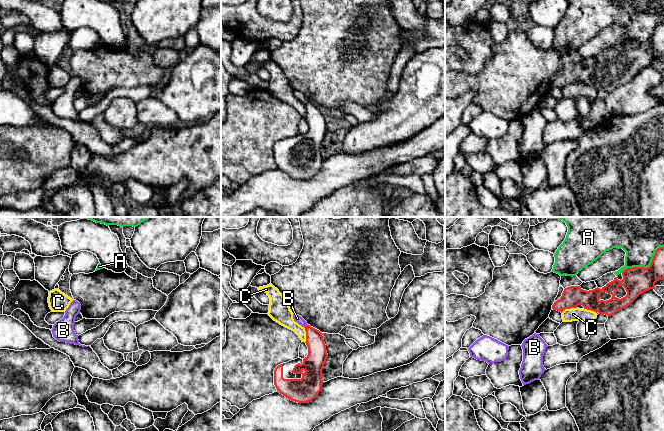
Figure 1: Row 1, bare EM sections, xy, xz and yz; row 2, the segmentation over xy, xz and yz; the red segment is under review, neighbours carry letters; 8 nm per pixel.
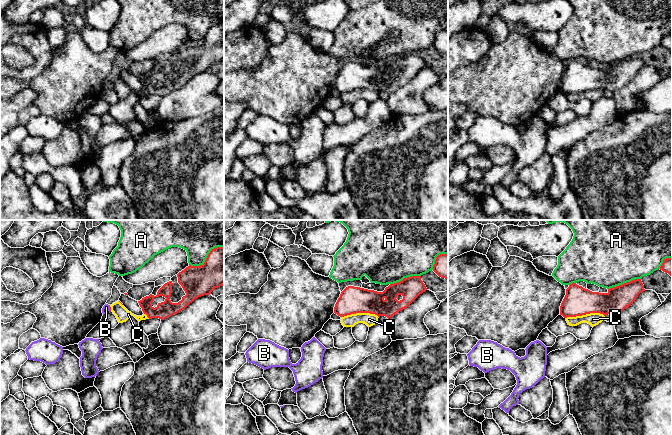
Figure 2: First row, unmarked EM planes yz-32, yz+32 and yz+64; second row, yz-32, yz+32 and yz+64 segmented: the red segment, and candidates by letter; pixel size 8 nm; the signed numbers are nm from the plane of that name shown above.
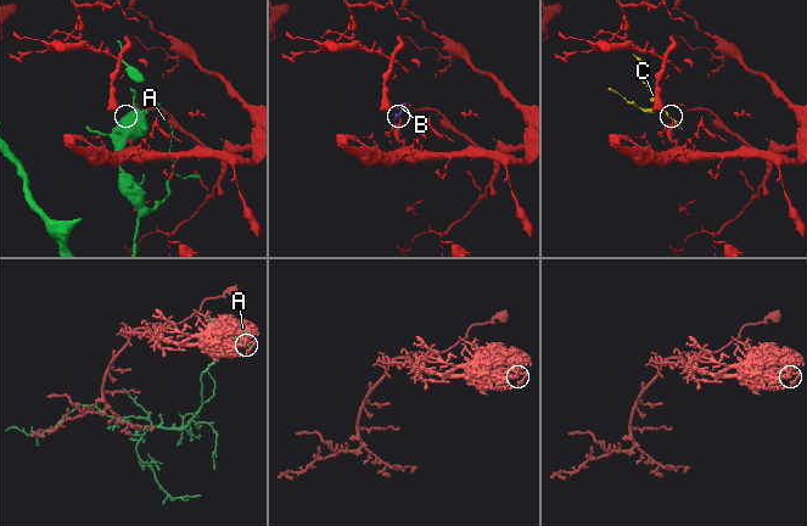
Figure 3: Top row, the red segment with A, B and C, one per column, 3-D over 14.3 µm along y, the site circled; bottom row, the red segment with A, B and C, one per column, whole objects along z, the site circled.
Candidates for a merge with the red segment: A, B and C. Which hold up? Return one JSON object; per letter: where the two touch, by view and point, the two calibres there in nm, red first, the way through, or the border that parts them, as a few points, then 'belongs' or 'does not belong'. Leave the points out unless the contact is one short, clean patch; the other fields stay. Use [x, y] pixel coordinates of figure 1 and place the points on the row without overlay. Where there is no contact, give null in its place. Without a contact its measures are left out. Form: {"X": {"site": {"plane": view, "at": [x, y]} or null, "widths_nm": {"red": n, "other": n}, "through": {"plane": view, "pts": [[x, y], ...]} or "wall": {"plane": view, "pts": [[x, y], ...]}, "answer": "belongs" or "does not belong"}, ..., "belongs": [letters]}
{"A": {"site": {"plane": "yz", "at": [647, 43]}, "widths_nm": {"red": 220, "other": 280}, "answer": "does not belong"}, "B": {"site": {"plane": "xz", "at": [306, 102]}, "widths_nm": {"red": 160, "other": 60}, "through": {"plane": "xz", "pts": [[317, 131], [314, 113], [306, 102], [297, 94]]}, "answer": "belongs"}, "C": {"site": {"plane": "xz", "at": [306, 111]}, "widths_nm": {"red": 170, "other": 150}, "wall": {"plane": "xz", "pts": [[303, 103], [305, 118]]}, "answer": "does not belong"}, "belongs": ["B"]}

